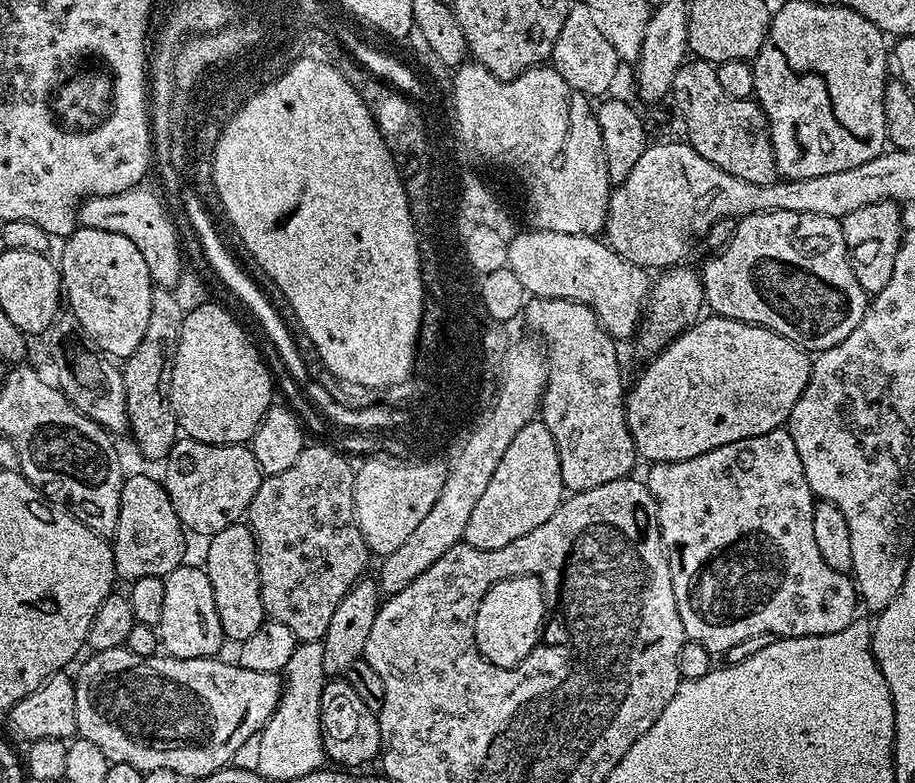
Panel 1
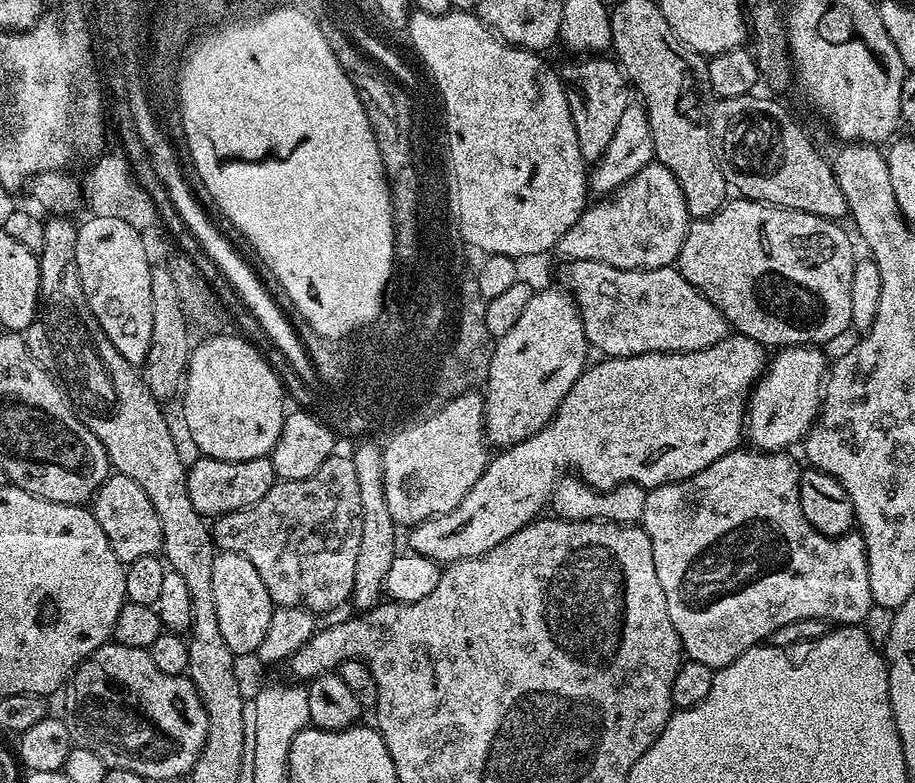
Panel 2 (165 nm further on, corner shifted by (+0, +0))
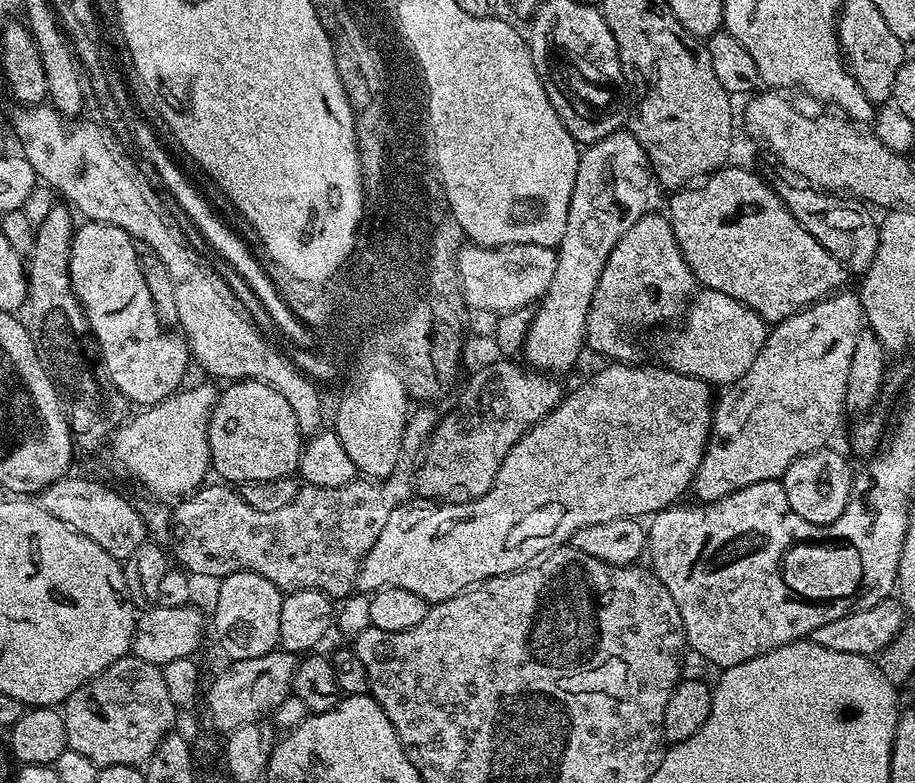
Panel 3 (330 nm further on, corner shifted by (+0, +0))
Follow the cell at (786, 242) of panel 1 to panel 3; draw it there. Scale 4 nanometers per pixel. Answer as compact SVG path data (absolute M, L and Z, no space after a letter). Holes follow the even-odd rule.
M720 168L695 186L673 191L668 200L666 215L674 230L674 238L690 266L697 285L730 294L738 302L750 306L769 326L781 324L803 308L817 304L843 289L846 269L804 229L790 214L781 193L775 192L760 176L748 168Z

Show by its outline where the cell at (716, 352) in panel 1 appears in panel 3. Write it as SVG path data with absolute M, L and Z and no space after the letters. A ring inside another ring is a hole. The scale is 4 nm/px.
M608 362L605 365L605 368L598 369L585 384L578 385L569 396L567 393L553 412L543 416L525 436L518 438L518 442L514 442L514 446L510 446L510 454L506 454L506 458L502 458L502 466L498 466L498 474L486 494L482 494L477 500L467 500L461 504L447 502L399 504L390 514L390 518L386 518L386 526L382 530L382 534L378 534L378 542L374 542L374 546L370 546L370 550L362 562L359 587L361 589L370 588L369 590L400 587L402 590L413 591L414 594L420 595L422 599L429 602L449 600L482 580L489 580L495 576L509 576L510 573L517 572L519 568L524 568L538 559L542 552L551 552L553 548L567 545L571 541L572 535L578 530L582 530L582 526L594 526L598 522L610 522L611 520L648 518L677 503L683 497L680 495L691 489L692 480L696 477L696 471L702 462L702 454L708 445L714 411L713 389L705 380L669 372L663 366L635 368L637 365L632 362Z

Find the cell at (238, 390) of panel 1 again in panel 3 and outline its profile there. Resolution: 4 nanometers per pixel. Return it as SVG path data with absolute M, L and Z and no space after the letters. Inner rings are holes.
M237 380L225 388L208 419L211 471L232 486L293 475L300 466L302 433L286 398L257 380Z

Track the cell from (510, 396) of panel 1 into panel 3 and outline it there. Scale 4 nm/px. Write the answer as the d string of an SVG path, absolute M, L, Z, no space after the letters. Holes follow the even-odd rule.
M627 130L619 132L611 132L606 138L602 138L596 144L587 145L581 151L580 165L578 166L578 174L574 178L574 194L570 198L570 210L566 214L566 234L562 234L562 242L556 248L556 265L554 266L554 278L550 278L550 286L548 293L541 296L538 301L538 307L534 314L534 322L530 322L530 334L526 334L526 342L524 343L524 351L522 360L527 367L549 374L561 374L560 372L568 372L580 360L580 351L585 351L586 341L584 339L584 331L586 330L586 318L588 317L588 307L594 298L594 290L598 286L598 278L602 274L602 266L606 266L606 258L610 258L610 250L614 250L614 246L622 238L622 234L626 234L626 230L630 230L630 226L634 226L634 222L638 222L649 211L648 208L648 180L650 184L650 169L648 167L648 159L642 150L642 146L638 146L638 138L634 138L632 133Z

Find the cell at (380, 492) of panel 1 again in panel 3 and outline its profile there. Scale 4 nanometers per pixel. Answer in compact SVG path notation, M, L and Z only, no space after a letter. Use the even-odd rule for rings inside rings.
M508 358L497 359L497 364L488 364L480 368L468 380L460 401L453 412L444 412L440 423L432 429L428 446L422 453L416 469L415 491L421 497L432 502L461 504L467 500L477 500L490 490L494 478L498 474L498 466L502 466L502 458L510 454L510 446L518 442L540 419L553 412L562 399L560 384L555 375L533 370L523 363L513 362Z

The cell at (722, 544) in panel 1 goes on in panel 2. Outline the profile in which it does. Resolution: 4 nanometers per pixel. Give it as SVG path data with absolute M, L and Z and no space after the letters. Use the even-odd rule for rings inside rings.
M741 446L735 452L728 452L722 458L718 458L718 462L710 462L706 470L698 470L698 474L690 478L675 480L672 484L663 484L646 491L642 527L650 538L650 546L654 550L654 570L658 570L658 582L662 582L662 594L666 594L666 610L670 610L670 622L674 622L674 630L678 634L680 647L687 659L702 662L714 670L724 668L746 650L763 645L774 630L778 630L786 623L798 622L799 619L820 619L836 626L856 626L863 622L873 606L863 538L856 530L844 536L824 536L821 532L816 532L814 526L810 526L810 522L806 522L806 514L802 514L800 501L802 468L801 465L796 465L794 457L788 455L792 454L784 450L761 452Z

